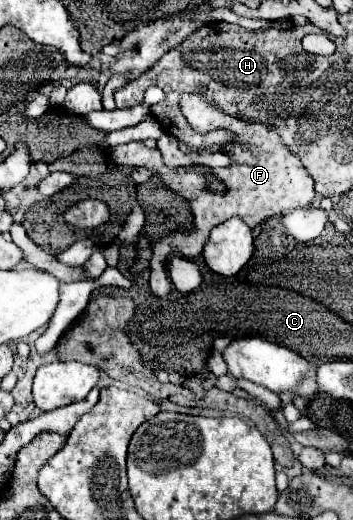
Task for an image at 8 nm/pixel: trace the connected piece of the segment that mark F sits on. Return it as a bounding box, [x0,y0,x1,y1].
[105,93,315,297]

